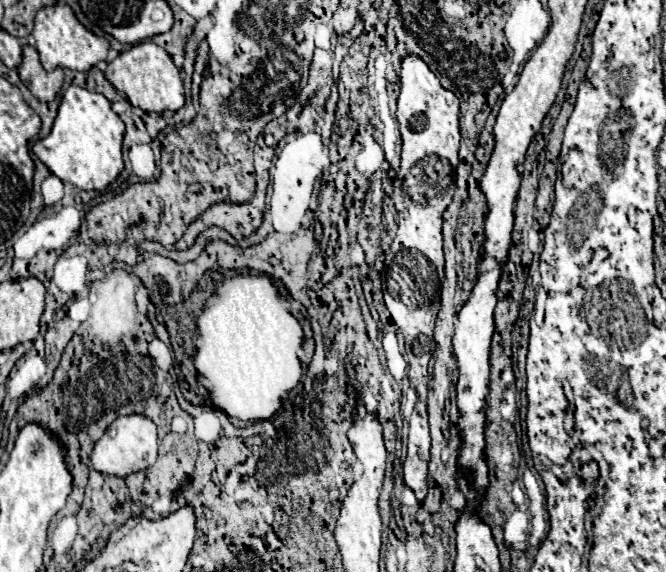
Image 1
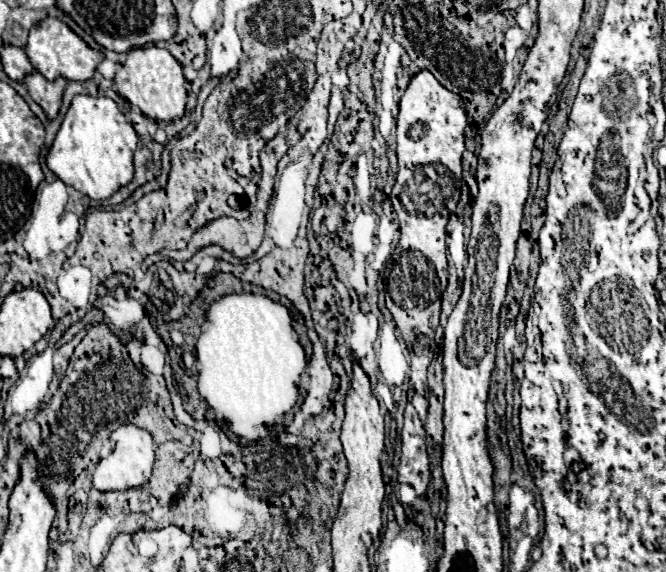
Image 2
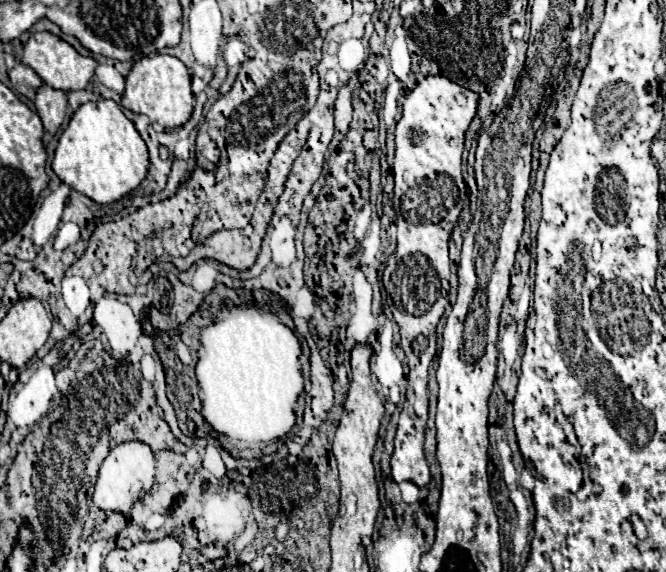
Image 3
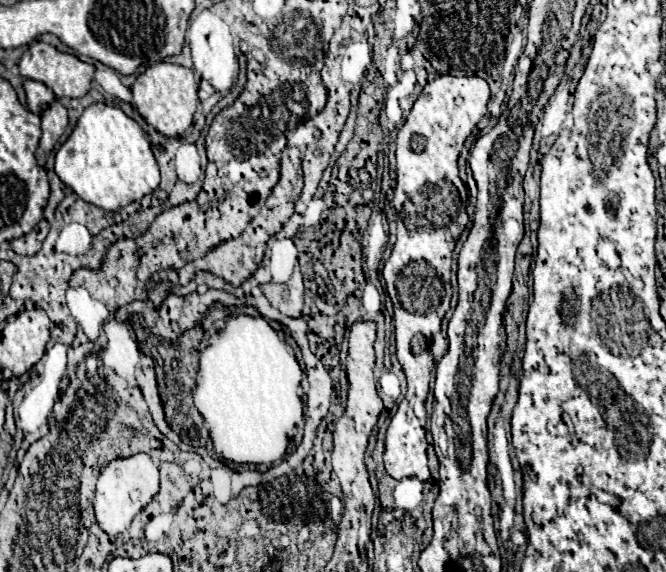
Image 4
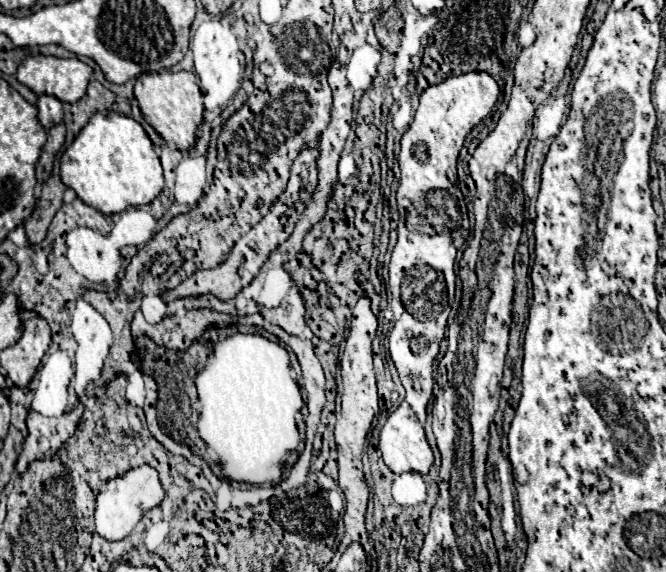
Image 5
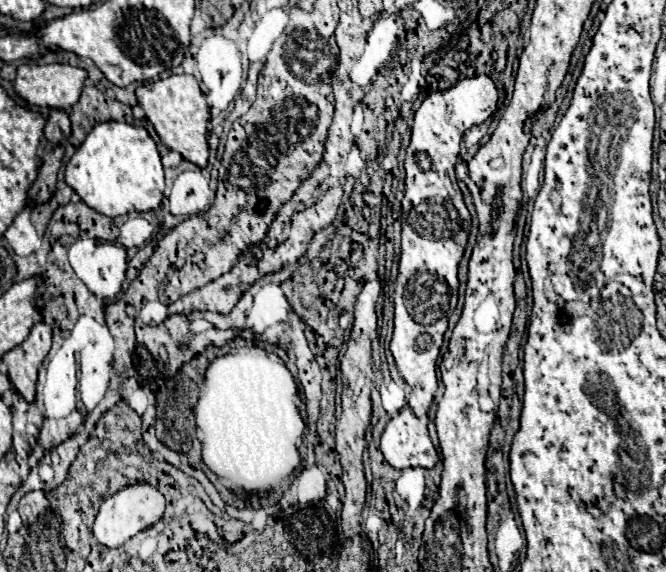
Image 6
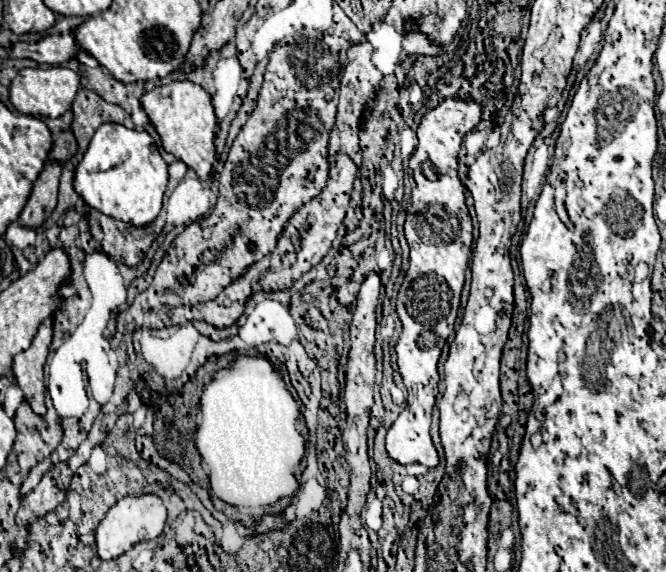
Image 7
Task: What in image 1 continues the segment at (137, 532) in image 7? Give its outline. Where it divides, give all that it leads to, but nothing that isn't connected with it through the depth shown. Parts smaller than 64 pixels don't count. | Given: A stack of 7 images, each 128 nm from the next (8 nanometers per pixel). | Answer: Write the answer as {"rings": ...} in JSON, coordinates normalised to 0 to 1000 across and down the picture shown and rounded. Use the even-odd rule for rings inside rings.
{"rings":[[[192,724],[192,727],[177,727],[156,762],[141,776],[138,790],[138,818],[156,829],[168,832],[192,832],[198,825],[216,822],[234,808],[234,790],[237,790],[237,755],[234,741],[219,731],[216,724]]]}

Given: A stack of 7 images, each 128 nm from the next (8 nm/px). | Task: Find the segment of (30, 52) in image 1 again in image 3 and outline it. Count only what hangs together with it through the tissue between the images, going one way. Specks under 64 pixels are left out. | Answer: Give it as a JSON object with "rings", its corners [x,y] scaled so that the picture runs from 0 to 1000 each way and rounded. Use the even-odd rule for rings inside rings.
{"rings":[[[63,147],[54,157],[51,182],[54,182],[57,203],[66,213],[66,231],[69,231],[66,248],[72,248],[84,234],[84,227],[90,224],[90,217],[99,203],[99,185],[102,185],[99,182],[99,161],[75,154],[72,147]]]}

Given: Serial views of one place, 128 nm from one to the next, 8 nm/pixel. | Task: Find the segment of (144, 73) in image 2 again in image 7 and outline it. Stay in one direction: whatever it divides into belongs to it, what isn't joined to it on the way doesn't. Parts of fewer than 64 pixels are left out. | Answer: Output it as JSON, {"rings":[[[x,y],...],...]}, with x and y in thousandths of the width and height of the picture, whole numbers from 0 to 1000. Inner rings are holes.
{"rings":[[[261,140],[255,147],[234,150],[216,161],[210,178],[234,231],[240,234],[243,259],[273,280],[282,294],[288,294],[300,308],[300,315],[312,315],[324,262],[321,238],[327,227],[315,164],[285,140]]]}

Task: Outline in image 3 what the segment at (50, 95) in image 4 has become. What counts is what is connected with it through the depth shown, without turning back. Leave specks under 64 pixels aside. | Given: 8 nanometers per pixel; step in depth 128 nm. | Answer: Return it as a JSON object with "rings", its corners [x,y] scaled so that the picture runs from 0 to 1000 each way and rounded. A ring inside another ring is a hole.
{"rings":[[[27,108],[18,122],[12,122],[12,133],[15,133],[15,143],[18,150],[36,164],[39,171],[51,175],[51,161],[54,154],[63,147],[63,140],[54,133],[54,126],[48,126],[48,119],[42,119],[39,112]]]}

